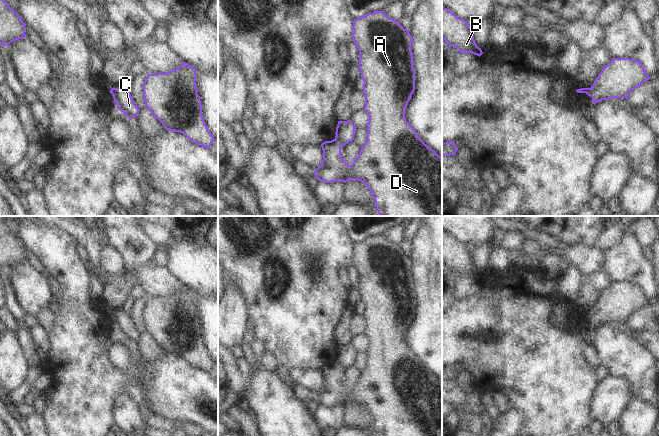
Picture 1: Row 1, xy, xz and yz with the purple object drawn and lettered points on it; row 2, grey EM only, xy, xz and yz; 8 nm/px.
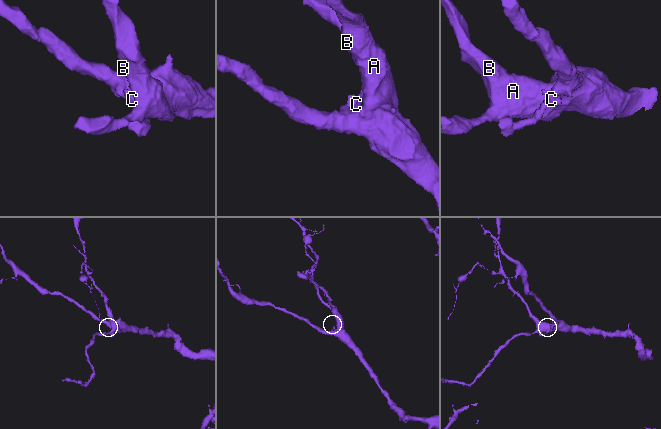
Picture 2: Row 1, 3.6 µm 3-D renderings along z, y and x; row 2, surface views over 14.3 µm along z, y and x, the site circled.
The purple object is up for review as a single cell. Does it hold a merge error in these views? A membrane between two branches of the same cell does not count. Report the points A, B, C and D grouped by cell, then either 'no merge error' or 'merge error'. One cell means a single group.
A B D / C | merge error

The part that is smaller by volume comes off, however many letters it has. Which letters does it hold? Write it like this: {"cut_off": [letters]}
{"cut_off": ["C"]}

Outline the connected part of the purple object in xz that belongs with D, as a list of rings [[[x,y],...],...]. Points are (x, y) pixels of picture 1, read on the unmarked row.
[[[374,235],[372,237],[365,238],[362,241],[354,243],[353,246],[353,258],[352,264],[359,274],[359,287],[358,291],[361,295],[361,302],[364,306],[363,317],[365,319],[364,334],[369,340],[369,346],[367,348],[367,364],[361,371],[358,380],[355,382],[351,389],[348,389],[341,380],[341,369],[336,363],[331,365],[325,365],[321,368],[323,374],[323,384],[319,391],[313,396],[315,401],[319,405],[326,407],[333,407],[335,405],[342,405],[346,407],[350,404],[358,404],[365,408],[370,414],[372,421],[375,424],[375,431],[378,436],[442,436],[442,382],[431,372],[429,372],[417,359],[413,351],[406,345],[405,334],[410,325],[412,318],[415,314],[415,294],[413,292],[413,277],[411,275],[411,268],[413,262],[407,253],[404,253],[399,245],[395,245],[388,241],[385,235]]]

